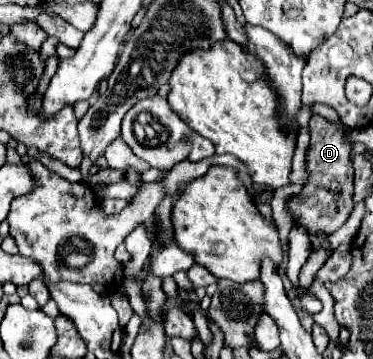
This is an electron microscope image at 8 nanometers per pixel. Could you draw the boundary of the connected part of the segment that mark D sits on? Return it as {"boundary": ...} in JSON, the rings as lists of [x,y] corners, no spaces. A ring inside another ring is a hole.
{"boundary":[[[311,116],[309,120],[309,134],[311,134],[311,142],[307,148],[307,182],[303,184],[303,190],[299,196],[293,196],[287,204],[293,220],[301,226],[307,228],[309,236],[311,236],[311,244],[315,250],[319,248],[329,248],[329,244],[321,244],[317,238],[317,232],[327,232],[333,234],[335,230],[339,230],[351,210],[353,210],[353,166],[351,166],[351,142],[345,136],[343,126],[323,118],[323,116]],[[331,182],[339,184],[339,192],[331,192],[329,186]]]}

